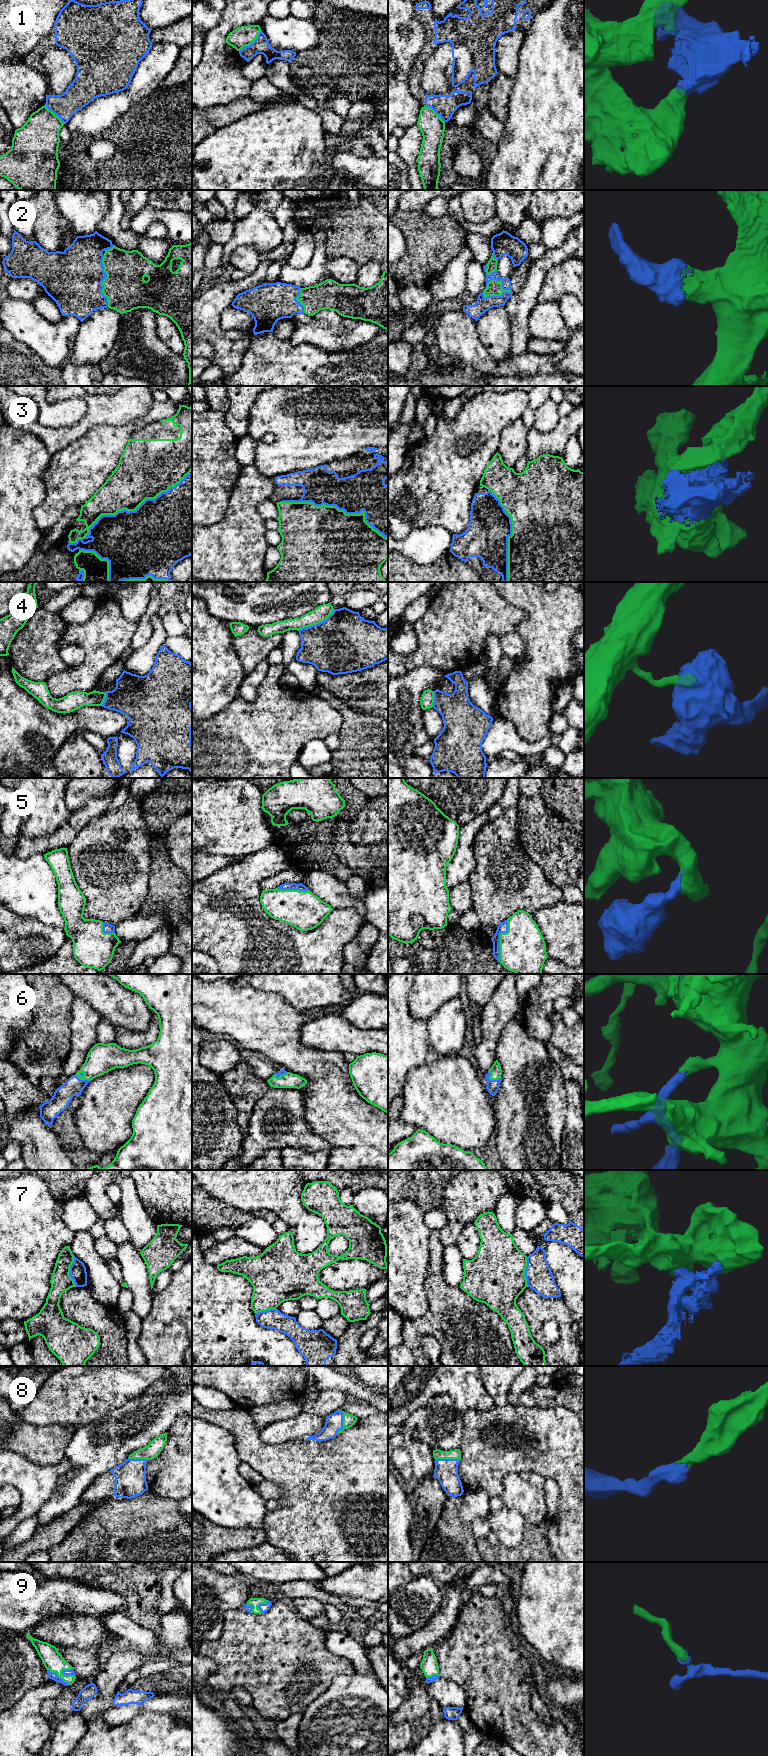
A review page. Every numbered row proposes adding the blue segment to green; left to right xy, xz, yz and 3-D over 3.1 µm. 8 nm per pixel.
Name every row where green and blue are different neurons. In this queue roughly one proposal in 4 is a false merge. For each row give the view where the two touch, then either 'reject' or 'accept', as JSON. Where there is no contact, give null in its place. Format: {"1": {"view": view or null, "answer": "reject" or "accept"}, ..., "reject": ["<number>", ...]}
{"1": {"view": "xz", "answer": "reject"}, "2": {"view": "yz", "answer": "accept"}, "3": {"view": "xy", "answer": "reject"}, "4": {"view": "xz", "answer": "reject"}, "5": {"view": "yz", "answer": "accept"}, "6": {"view": "yz", "answer": "accept"}, "7": {"view": "xy", "answer": "reject"}, "8": {"view": "xz", "answer": "accept"}, "9": {"view": "xy", "answer": "accept"}, "reject": ["1", "3", "4", "7"]}

